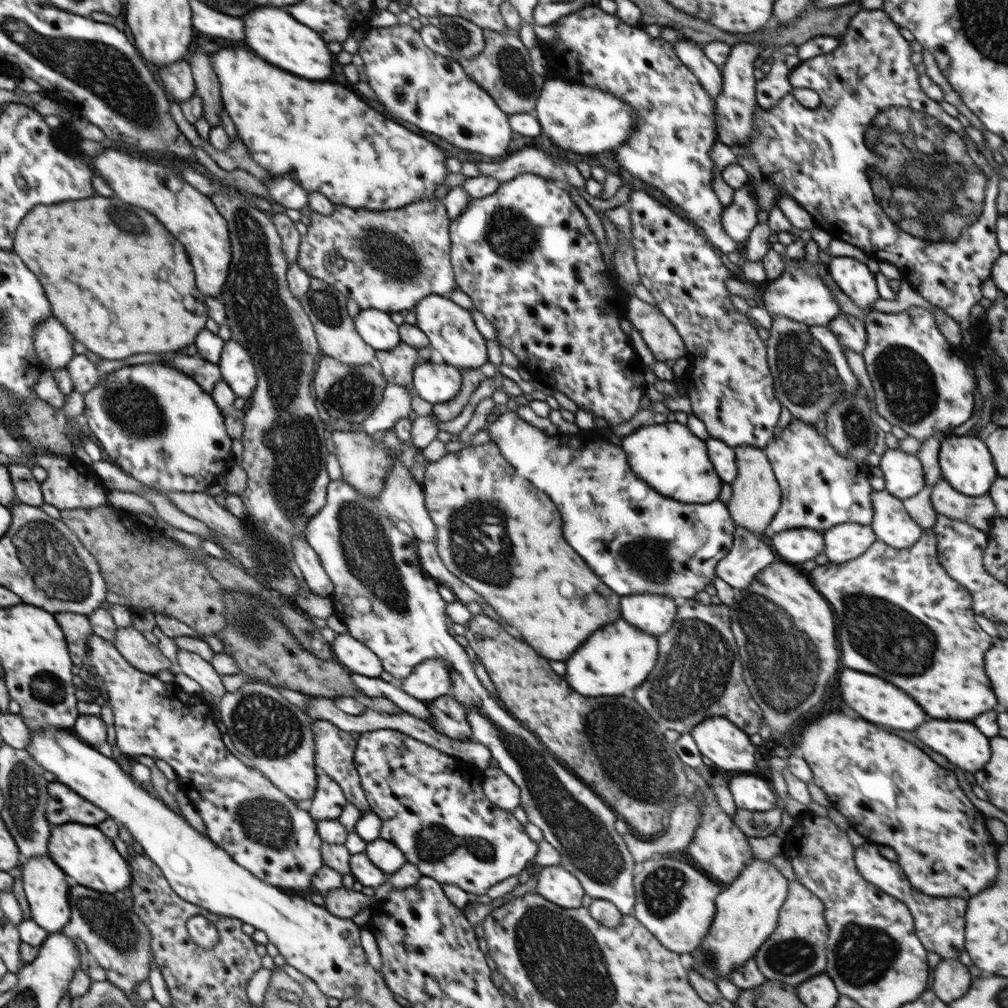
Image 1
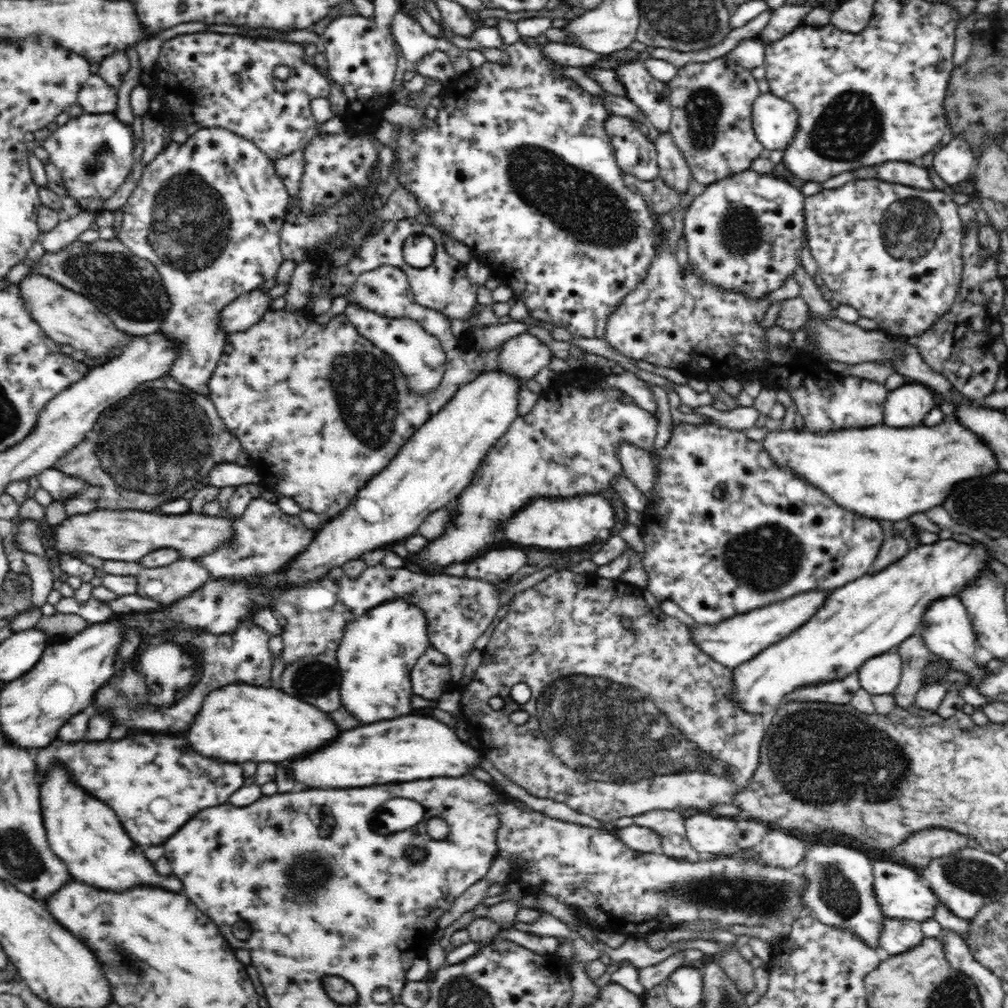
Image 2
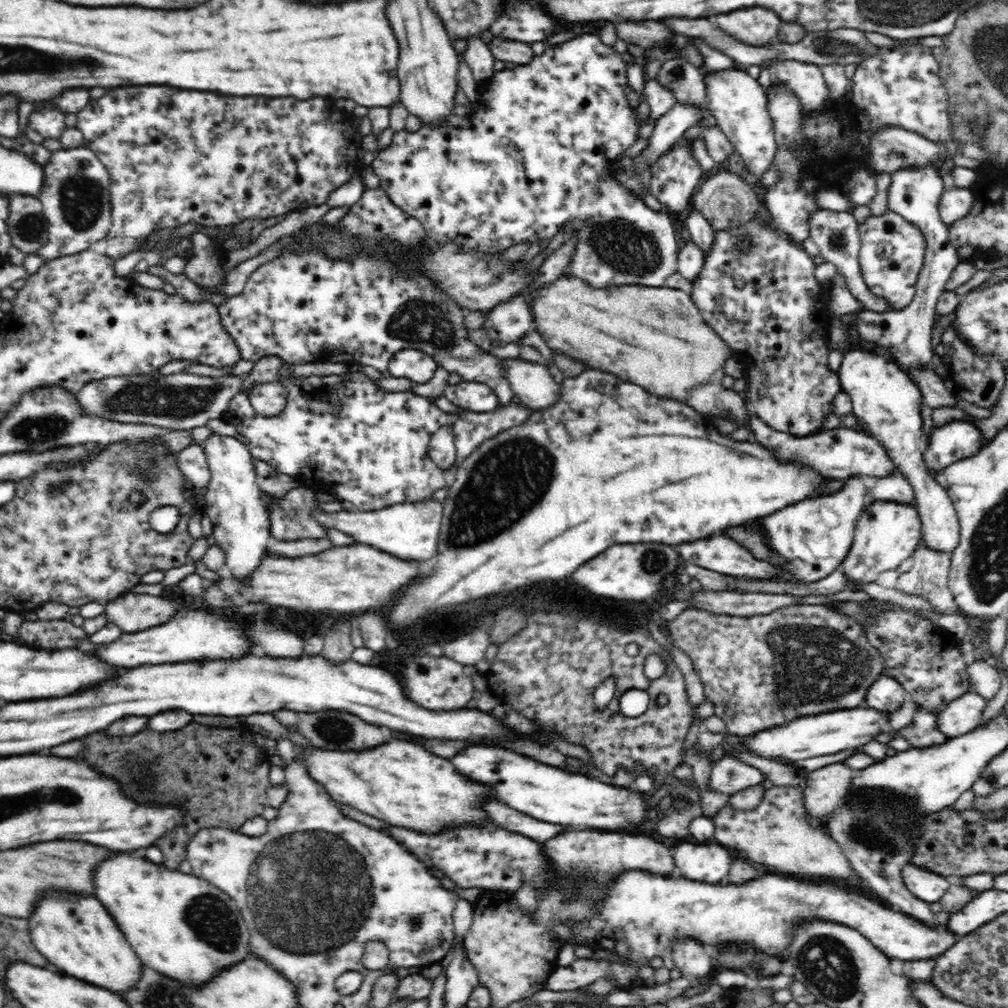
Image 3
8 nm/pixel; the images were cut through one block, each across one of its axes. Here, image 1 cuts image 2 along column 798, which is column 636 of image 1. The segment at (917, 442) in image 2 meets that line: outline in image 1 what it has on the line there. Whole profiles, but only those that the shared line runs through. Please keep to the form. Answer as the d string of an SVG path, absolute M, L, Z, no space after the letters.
M657 419L623 437L620 447L626 453L628 464L634 474L662 496L686 504L709 503L718 499L723 481L710 462L705 440L694 435L686 425Z

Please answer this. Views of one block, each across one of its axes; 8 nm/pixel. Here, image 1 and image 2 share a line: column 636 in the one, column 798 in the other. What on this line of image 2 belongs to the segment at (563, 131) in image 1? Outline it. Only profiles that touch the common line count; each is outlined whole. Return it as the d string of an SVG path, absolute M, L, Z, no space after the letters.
M771 92L760 93L754 99L753 129L765 152L788 148L797 133L798 117L795 106Z

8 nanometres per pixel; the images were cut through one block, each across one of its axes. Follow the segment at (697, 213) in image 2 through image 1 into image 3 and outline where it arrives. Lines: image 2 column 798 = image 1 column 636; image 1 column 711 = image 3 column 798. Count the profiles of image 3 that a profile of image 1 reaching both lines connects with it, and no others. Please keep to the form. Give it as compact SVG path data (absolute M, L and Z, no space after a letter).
M761 211L754 220L714 231L702 272L691 283L691 299L706 323L726 341L730 349L746 352L752 358L755 367L746 372L749 391L745 396L752 402L757 416L774 430L805 437L820 431L823 419L832 413L831 404L837 392L842 391L836 371L827 370L827 324L831 319L829 289L816 280L817 265L812 256L786 233L770 226L767 220L765 211Z

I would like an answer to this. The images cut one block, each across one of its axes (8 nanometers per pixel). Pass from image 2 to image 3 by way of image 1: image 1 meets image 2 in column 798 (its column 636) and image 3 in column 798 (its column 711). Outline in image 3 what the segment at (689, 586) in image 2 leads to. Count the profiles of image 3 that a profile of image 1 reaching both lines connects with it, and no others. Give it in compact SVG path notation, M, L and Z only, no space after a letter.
M862 476L844 479L844 486L832 494L794 502L786 508L748 522L763 530L767 545L777 556L773 565L789 574L792 582L816 582L826 578L849 553L854 540L854 526L864 508L864 495L867 493Z

